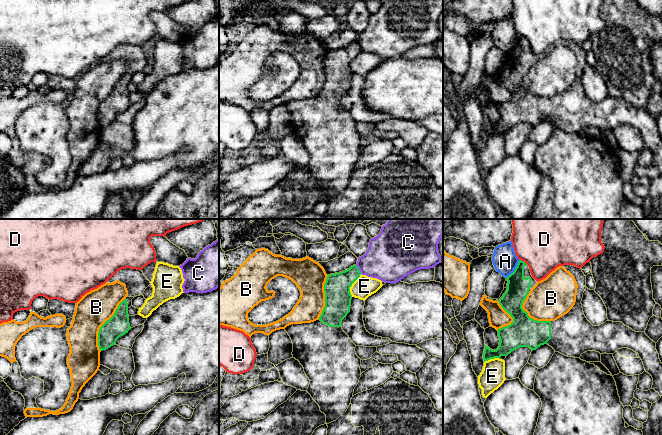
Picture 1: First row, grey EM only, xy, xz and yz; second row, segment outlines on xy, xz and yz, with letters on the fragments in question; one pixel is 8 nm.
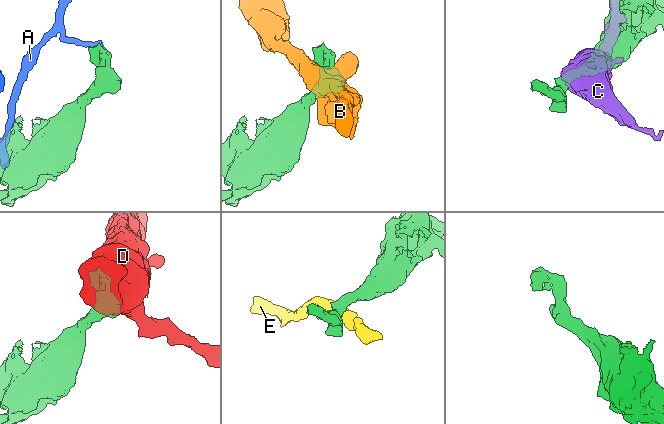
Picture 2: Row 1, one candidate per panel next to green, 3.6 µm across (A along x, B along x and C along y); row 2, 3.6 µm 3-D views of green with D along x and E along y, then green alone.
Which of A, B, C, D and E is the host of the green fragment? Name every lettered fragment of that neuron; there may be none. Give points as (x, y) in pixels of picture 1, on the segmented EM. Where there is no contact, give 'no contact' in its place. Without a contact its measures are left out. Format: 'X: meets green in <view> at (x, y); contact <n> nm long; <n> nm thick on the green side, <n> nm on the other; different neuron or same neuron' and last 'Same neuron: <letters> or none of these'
A: meets green in yz at (514, 270); contact 180 nm long; 190 nm thick on the green side, 200 nm on the other; different neuron
B: meets green in xy at (102, 325); contact 480 nm long; 180 nm thick on the green side, 280 nm on the other; different neuron
C: meets green in xz at (358, 269); contact 90 nm long; 200 nm thick on the green side, 360 nm on the other; different neuron
D: meets green in yz at (523, 261); contact 80 nm long; 190 nm thick on the green side, 500 nm on the other; different neuron
E: meets green in xz at (351, 285); contact 200 nm long; 200 nm thick on the green side, 170 nm on the other; different neuron
Same neuron: none of these

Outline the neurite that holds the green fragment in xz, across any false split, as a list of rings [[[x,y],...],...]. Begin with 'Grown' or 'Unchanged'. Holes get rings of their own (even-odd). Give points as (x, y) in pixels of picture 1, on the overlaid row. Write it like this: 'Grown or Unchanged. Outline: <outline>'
Grown. Outline: [[[357,265],[328,275],[324,284],[325,307],[319,319],[311,323],[291,324],[285,328],[293,343],[293,358],[300,362],[310,380],[307,392],[326,415],[327,424],[336,421],[347,411],[361,377],[361,359],[355,352],[356,345],[341,327],[342,320],[350,312],[350,287],[360,275]]]

